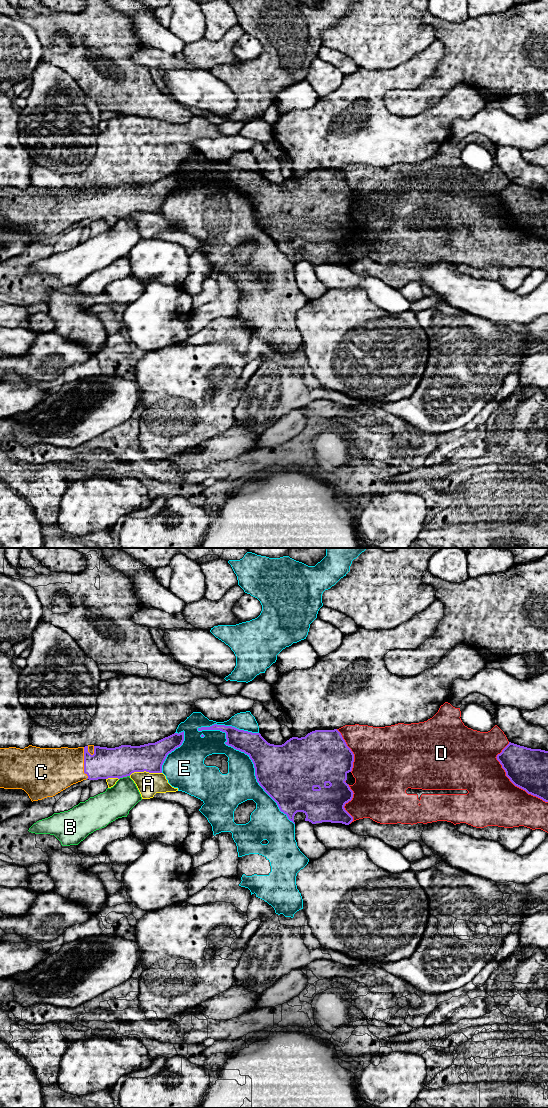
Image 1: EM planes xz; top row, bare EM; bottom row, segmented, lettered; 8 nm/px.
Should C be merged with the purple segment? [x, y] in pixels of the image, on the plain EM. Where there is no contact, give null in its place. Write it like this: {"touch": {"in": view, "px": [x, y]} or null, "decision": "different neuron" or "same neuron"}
{"touch": {"in": "xz", "px": [84, 203]}, "decision": "same neuron"}

